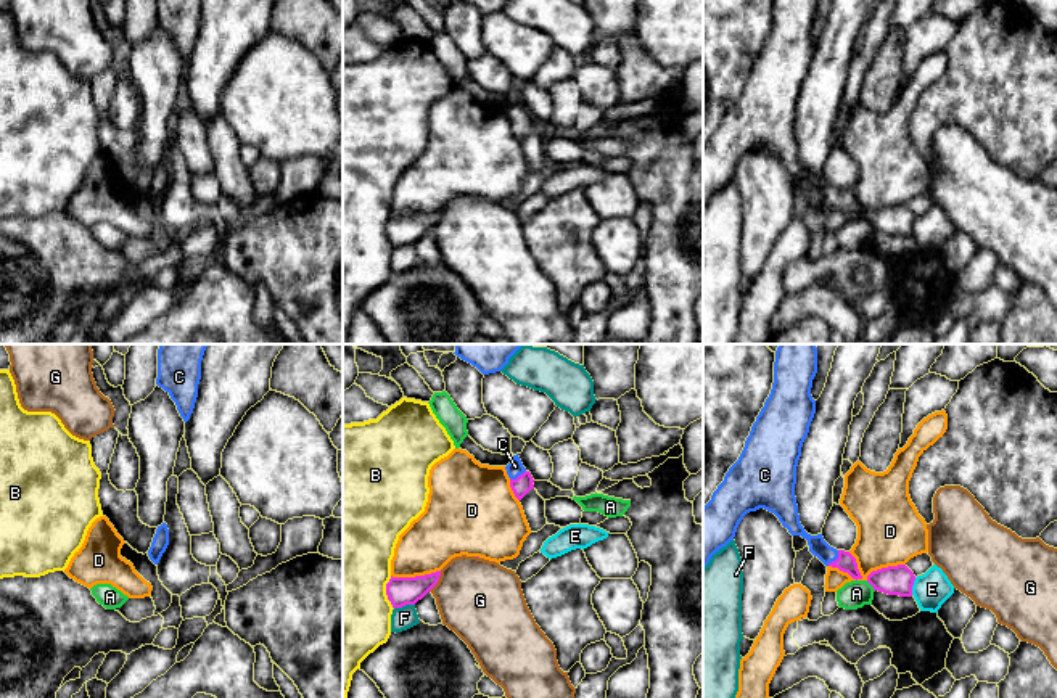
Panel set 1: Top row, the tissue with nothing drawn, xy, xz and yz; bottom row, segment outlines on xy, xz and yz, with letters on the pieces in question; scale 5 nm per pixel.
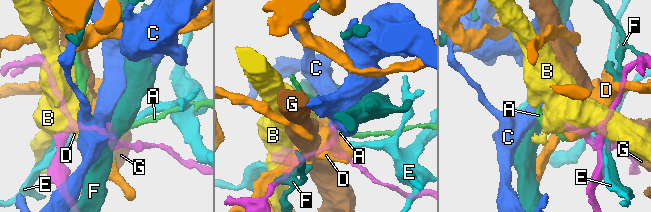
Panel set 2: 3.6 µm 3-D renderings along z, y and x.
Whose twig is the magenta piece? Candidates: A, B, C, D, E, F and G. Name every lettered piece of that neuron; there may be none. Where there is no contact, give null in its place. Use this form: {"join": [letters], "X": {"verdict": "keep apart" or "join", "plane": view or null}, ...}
{"join": ["C"], "A": {"verdict": "keep apart", "plane": "yz"}, "B": {"verdict": "keep apart", "plane": "xz"}, "C": {"verdict": "join", "plane": "yz"}, "D": {"verdict": "keep apart", "plane": "yz"}, "E": {"verdict": "keep apart", "plane": "yz"}, "F": {"verdict": "keep apart", "plane": "xz"}, "G": {"verdict": "keep apart", "plane": "xz"}}

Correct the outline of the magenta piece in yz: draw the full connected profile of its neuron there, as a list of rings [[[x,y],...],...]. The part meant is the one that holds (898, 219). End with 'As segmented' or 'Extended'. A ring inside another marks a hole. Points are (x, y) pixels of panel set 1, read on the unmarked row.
[[[906,204],[882,207],[867,216],[874,230],[899,236],[912,236],[914,220],[915,216]]]. As segmented

